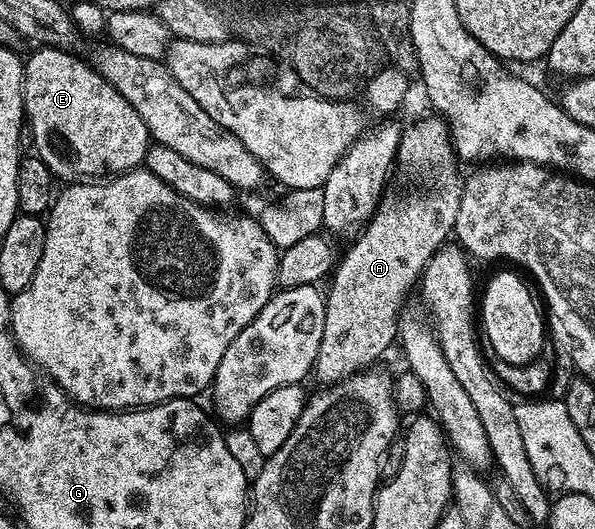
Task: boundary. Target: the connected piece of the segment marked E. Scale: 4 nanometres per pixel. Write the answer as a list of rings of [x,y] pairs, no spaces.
[[[41,46],[36,49],[30,60],[24,61],[25,77],[21,83],[21,97],[25,103],[23,113],[27,121],[27,132],[33,135],[33,144],[36,155],[50,172],[60,173],[61,156],[57,153],[57,148],[53,145],[53,139],[58,136],[63,143],[69,147],[69,152],[73,155],[73,168],[77,172],[82,172],[85,178],[112,178],[123,172],[131,172],[134,168],[144,165],[145,155],[151,147],[151,137],[143,118],[135,114],[135,106],[111,86],[93,67],[92,63],[80,60],[77,56],[72,56],[72,51],[55,48],[52,46]]]

